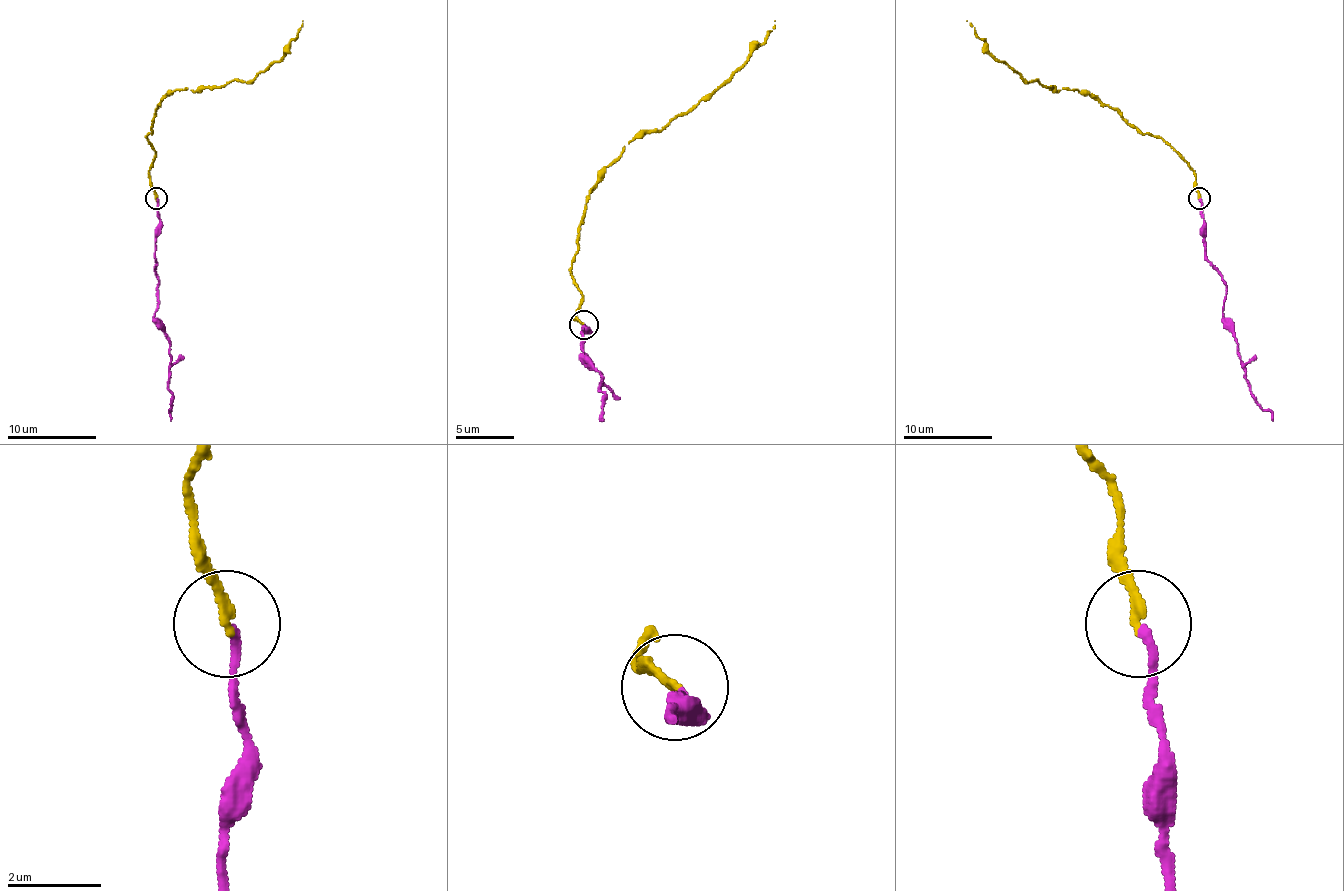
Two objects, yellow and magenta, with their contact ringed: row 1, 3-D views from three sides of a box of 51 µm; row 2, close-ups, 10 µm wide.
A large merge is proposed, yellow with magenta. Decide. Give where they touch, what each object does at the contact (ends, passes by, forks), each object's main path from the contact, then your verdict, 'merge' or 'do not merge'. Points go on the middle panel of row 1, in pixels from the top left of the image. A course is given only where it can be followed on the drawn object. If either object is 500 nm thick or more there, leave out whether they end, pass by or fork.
place (583, 324); yellow ends; magenta ends; course yellow (584, 323), (575, 321), (581, 291), (572, 271), (587, 195), (622, 148), (707, 99), (768, 37), (774, 20); course magenta (584, 326), (587, 329), (581, 332), (587, 353), (584, 358), (581, 356), (601, 376), (601, 420); merge

